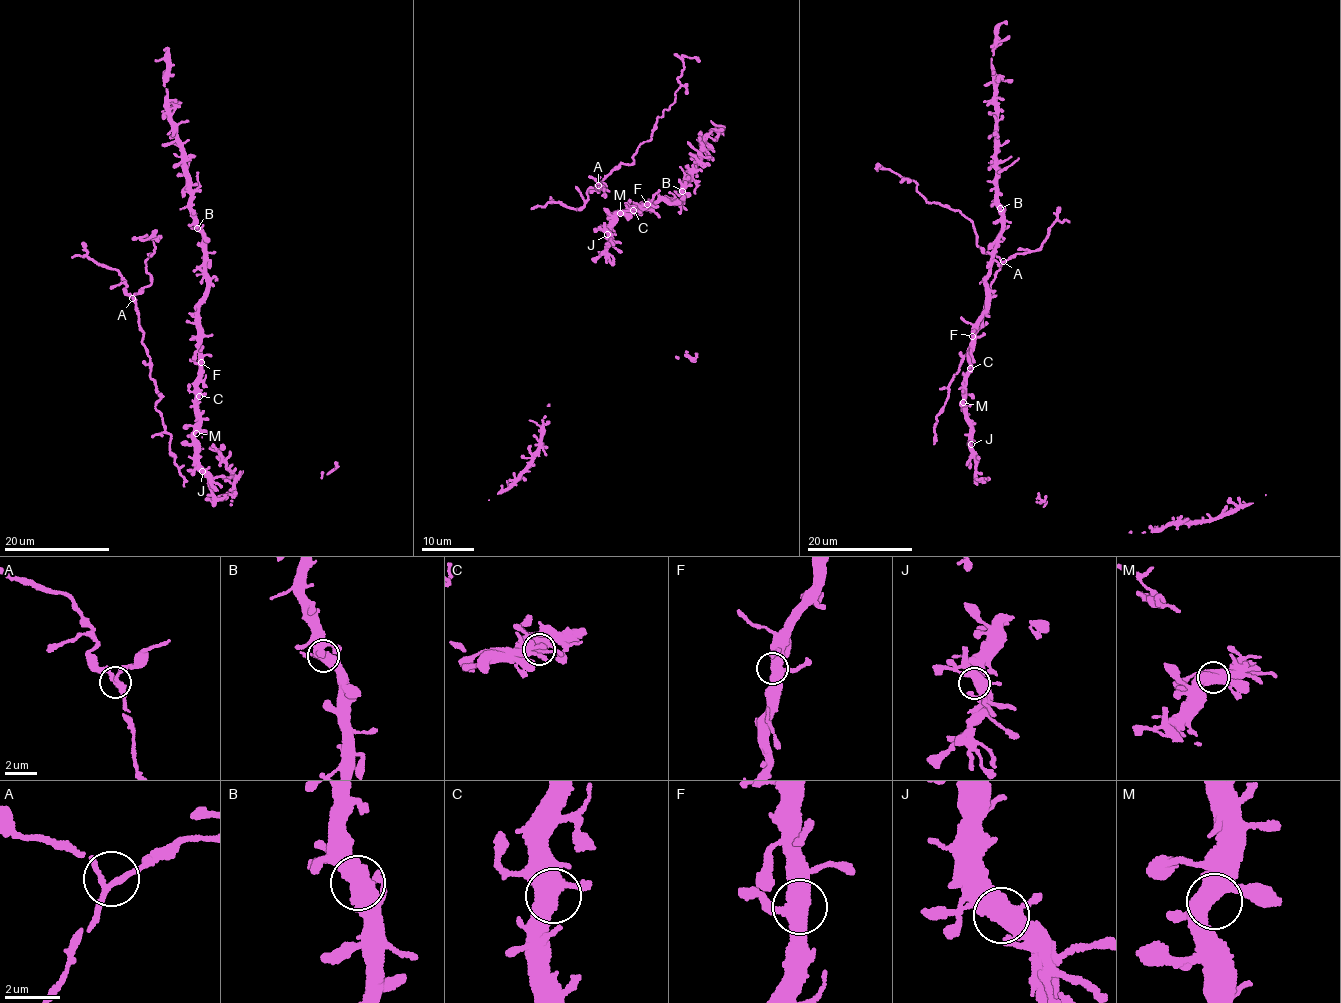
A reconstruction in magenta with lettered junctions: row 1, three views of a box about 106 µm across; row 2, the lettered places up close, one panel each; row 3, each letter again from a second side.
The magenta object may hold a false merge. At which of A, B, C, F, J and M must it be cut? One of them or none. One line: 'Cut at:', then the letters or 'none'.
Cut at: none

